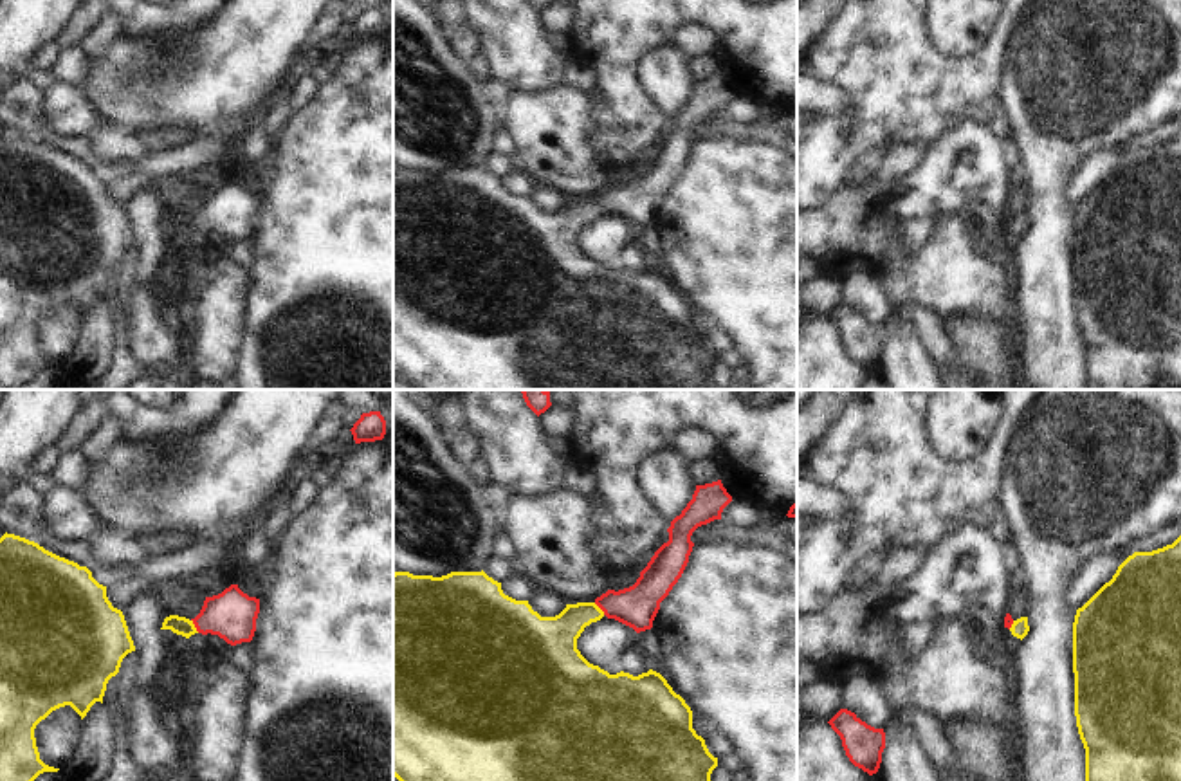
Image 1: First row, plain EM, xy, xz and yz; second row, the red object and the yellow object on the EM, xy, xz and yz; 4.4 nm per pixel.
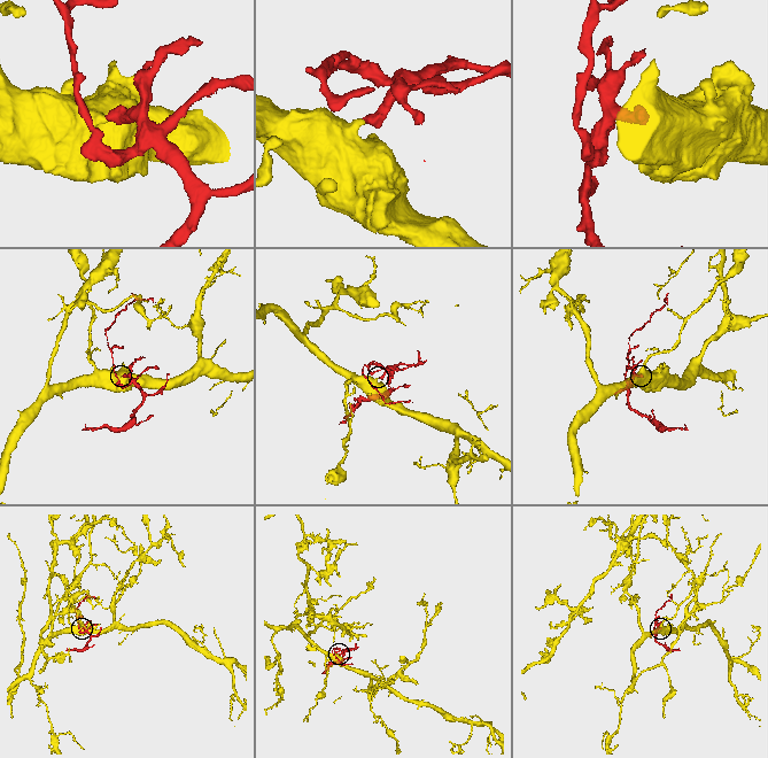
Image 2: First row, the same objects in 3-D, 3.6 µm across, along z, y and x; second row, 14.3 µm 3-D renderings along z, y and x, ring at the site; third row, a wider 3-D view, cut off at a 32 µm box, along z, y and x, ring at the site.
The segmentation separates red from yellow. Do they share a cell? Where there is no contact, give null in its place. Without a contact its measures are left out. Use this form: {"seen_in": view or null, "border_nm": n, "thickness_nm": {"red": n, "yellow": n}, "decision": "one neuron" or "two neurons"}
{"seen_in": "xy", "border_nm": 70, "thickness_nm": {"red": 220, "yellow": 80}, "decision": "one neuron"}

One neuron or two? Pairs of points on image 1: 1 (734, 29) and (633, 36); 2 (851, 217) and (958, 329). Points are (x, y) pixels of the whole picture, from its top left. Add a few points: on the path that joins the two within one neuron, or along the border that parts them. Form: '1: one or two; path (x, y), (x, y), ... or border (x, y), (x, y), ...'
1: one; path (709, 18), (659, 18)
2: two; border (992, 318), (956, 318), (943, 323)

